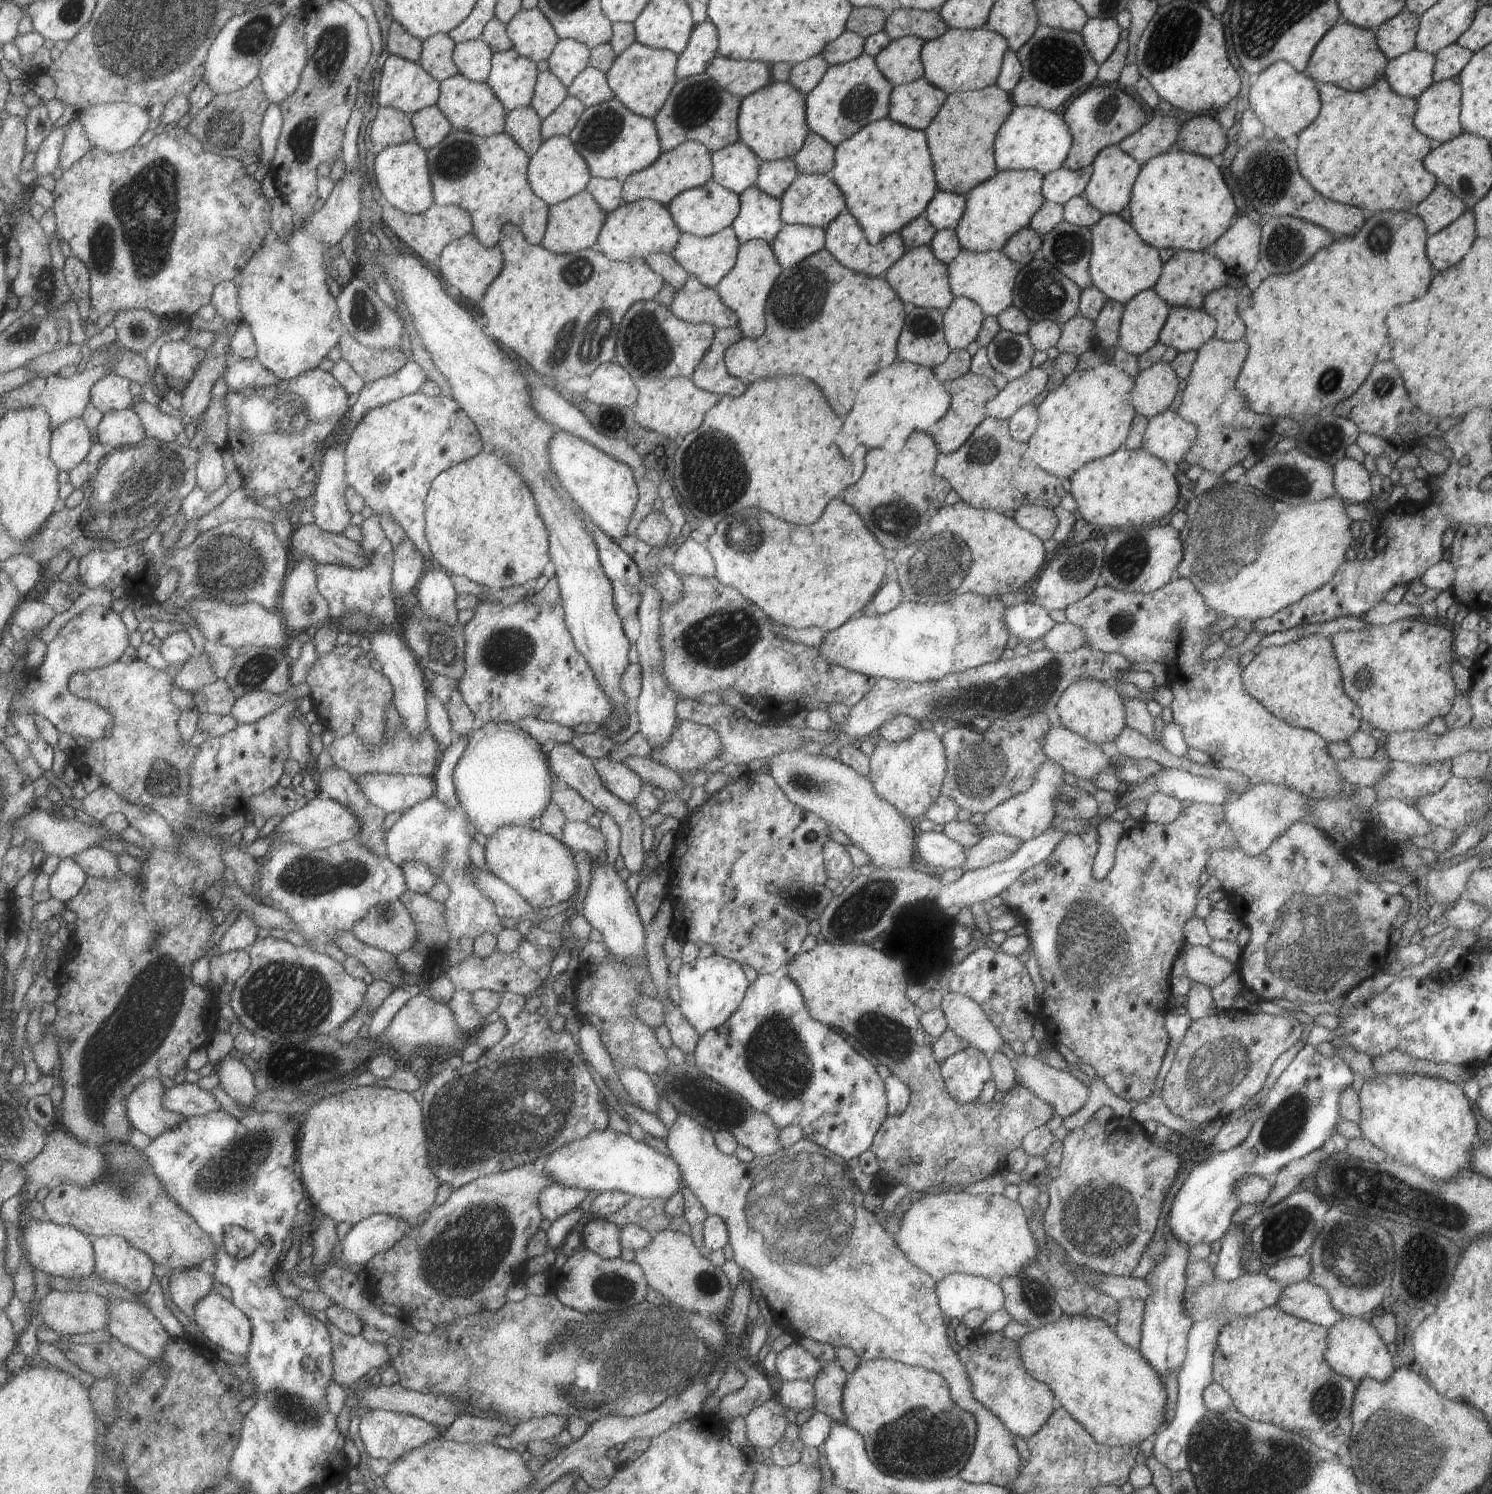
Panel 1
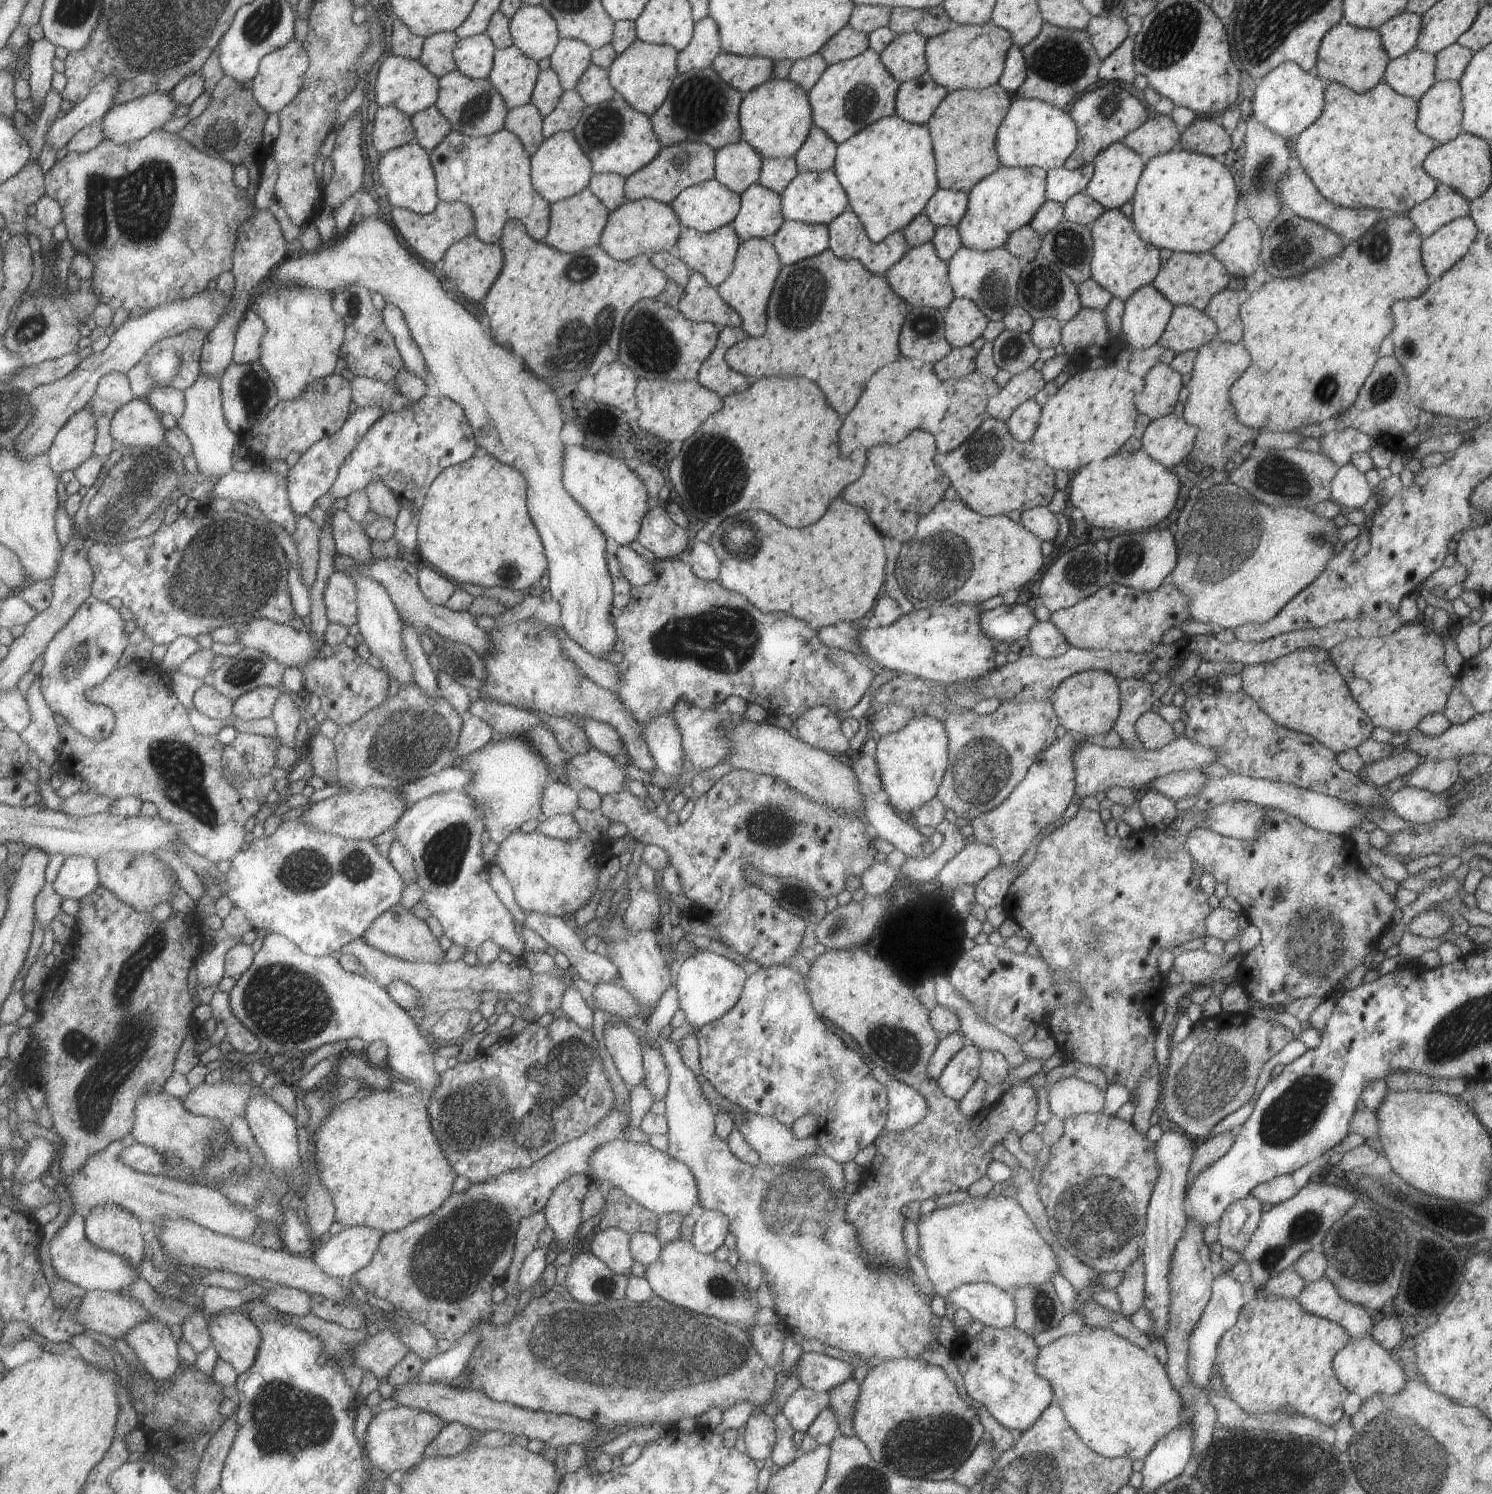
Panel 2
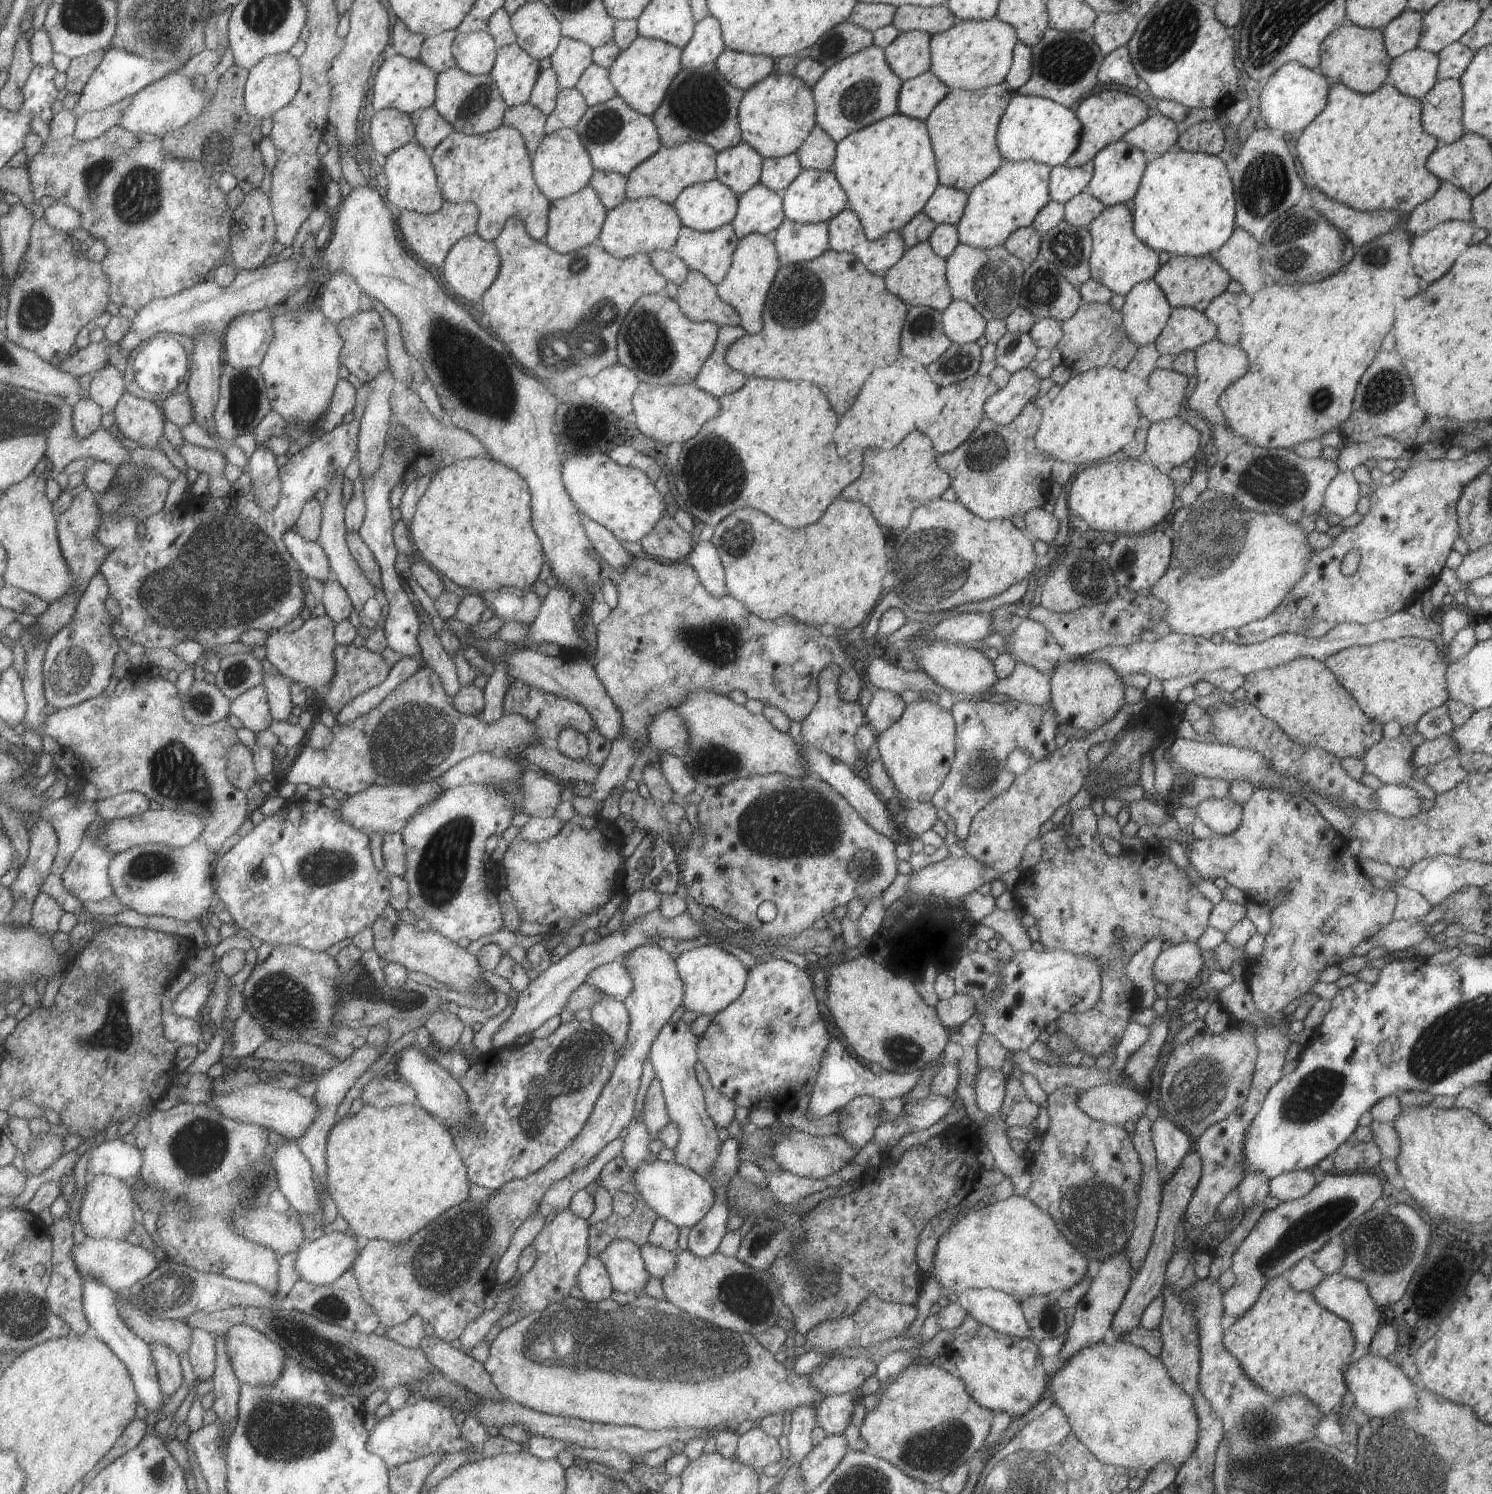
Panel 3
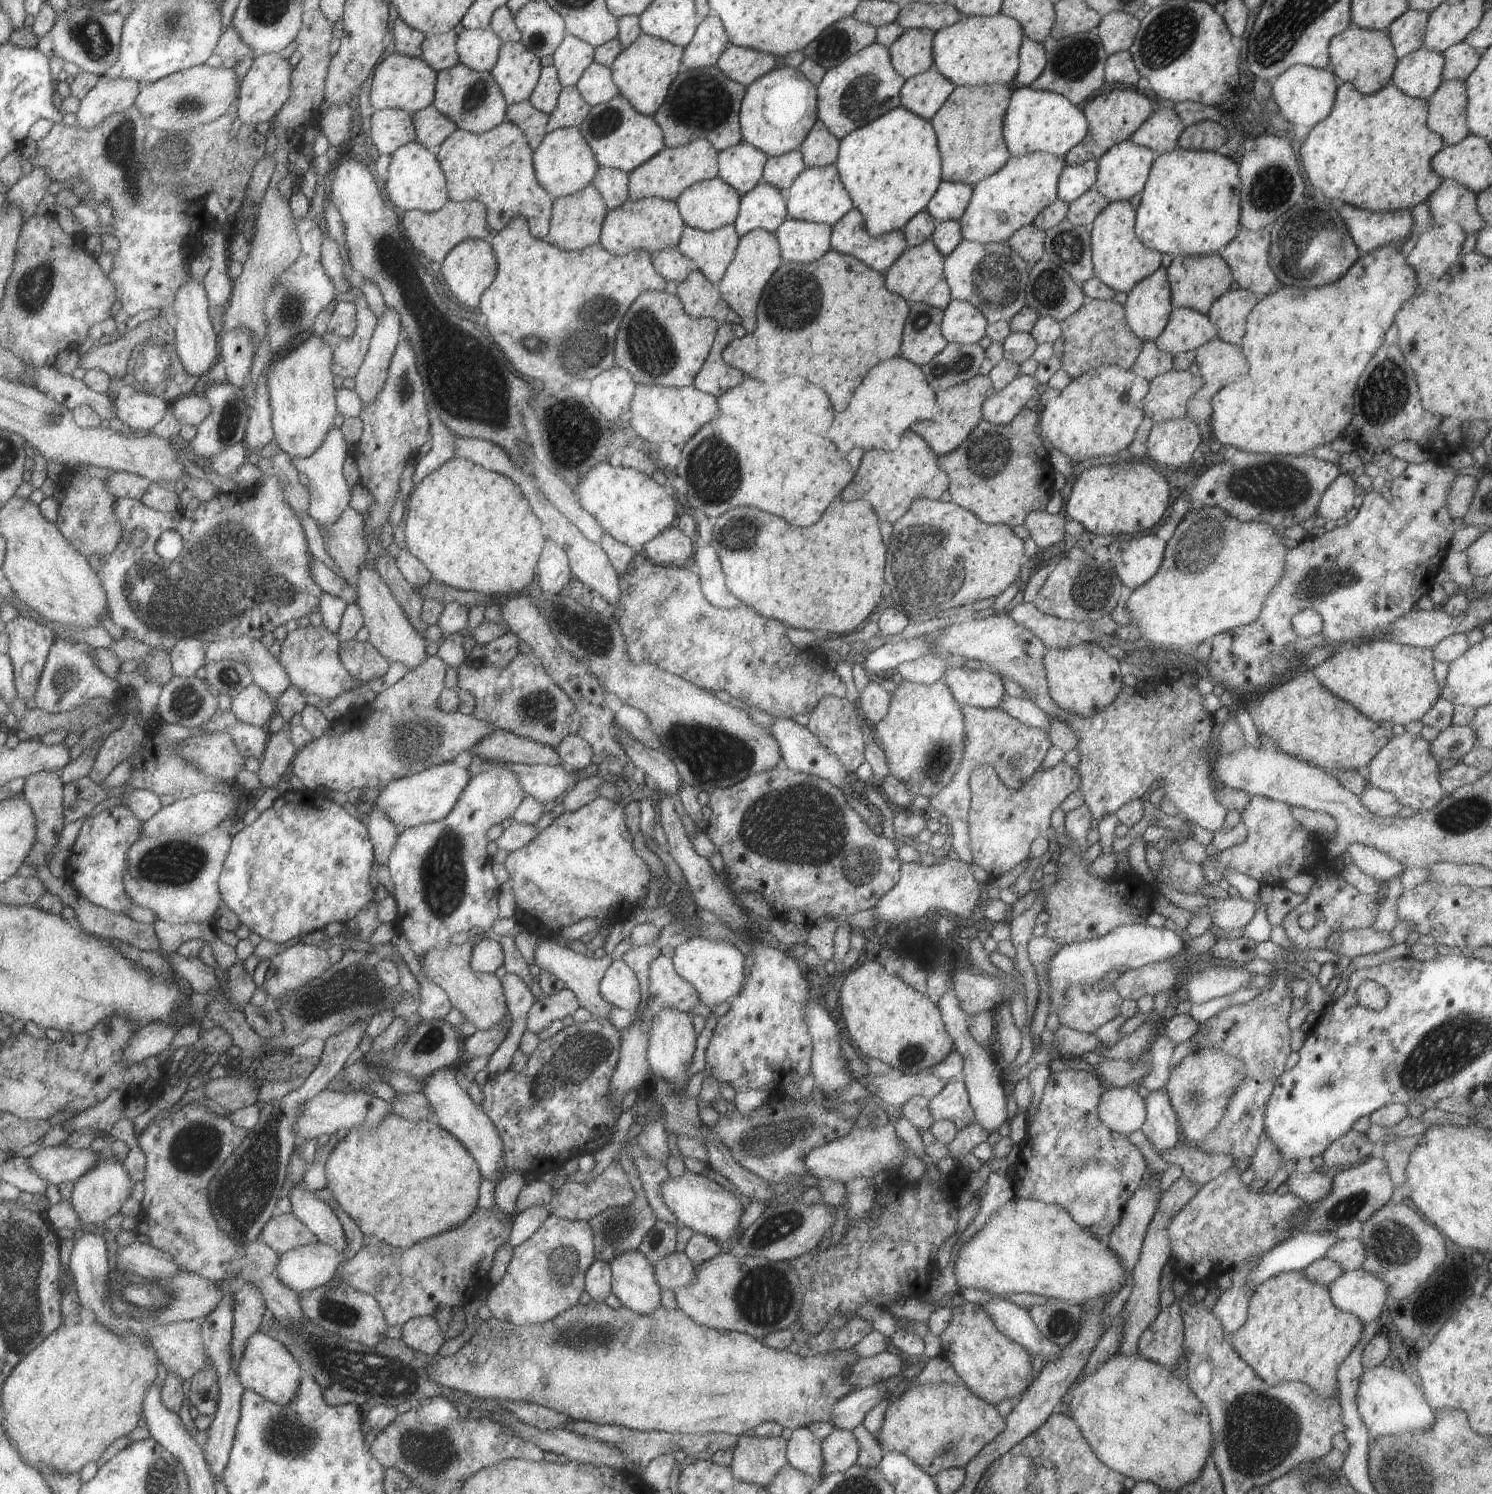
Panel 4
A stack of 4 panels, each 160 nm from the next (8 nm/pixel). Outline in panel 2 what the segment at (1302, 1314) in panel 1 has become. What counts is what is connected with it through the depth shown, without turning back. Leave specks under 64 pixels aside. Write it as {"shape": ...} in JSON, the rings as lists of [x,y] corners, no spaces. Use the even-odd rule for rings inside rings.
{"shape":[[[1325,1276],[1306,1283],[1295,1299],[1305,1312],[1339,1324],[1351,1340],[1369,1336],[1372,1332],[1373,1322],[1365,1308],[1343,1300]]]}

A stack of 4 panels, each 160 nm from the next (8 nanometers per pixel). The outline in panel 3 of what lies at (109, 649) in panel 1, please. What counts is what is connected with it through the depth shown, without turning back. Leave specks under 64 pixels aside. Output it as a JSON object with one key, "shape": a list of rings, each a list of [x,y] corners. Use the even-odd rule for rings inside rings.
{"shape":[[[99,570],[79,600],[74,620],[61,628],[49,643],[44,664],[44,686],[48,705],[57,711],[103,695],[111,682],[113,658],[120,648],[111,634],[115,620],[105,606],[109,594],[107,578]]]}

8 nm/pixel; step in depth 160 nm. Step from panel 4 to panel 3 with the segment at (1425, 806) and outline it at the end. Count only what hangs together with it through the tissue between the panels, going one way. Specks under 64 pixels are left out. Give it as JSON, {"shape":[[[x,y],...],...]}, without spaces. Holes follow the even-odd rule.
{"shape":[[[1399,734],[1391,740],[1382,739],[1360,759],[1364,765],[1364,772],[1375,776],[1385,785],[1405,786],[1417,792],[1423,799],[1435,800],[1436,793],[1423,782],[1413,780],[1412,775],[1417,766],[1411,764],[1413,748],[1409,736]]]}

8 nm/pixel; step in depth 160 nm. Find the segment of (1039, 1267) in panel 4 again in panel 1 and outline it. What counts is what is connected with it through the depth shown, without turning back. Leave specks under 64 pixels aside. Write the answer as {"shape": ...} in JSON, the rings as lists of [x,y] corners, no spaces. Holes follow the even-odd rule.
{"shape":[[[928,1191],[923,1198],[912,1201],[911,1206],[901,1214],[901,1225],[893,1236],[903,1256],[931,1276],[935,1283],[947,1274],[967,1274],[999,1282],[1005,1276],[1013,1276],[1025,1266],[1037,1262],[1038,1244],[1025,1219],[1023,1208],[1017,1200],[1009,1200],[1003,1195]]]}

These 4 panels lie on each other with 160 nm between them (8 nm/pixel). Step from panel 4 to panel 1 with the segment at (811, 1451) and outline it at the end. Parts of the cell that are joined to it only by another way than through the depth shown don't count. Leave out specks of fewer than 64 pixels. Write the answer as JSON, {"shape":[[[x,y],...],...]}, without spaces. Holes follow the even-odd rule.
{"shape":[[[783,1381],[777,1394],[777,1400],[785,1409],[795,1413],[814,1408],[815,1392],[812,1381]]]}

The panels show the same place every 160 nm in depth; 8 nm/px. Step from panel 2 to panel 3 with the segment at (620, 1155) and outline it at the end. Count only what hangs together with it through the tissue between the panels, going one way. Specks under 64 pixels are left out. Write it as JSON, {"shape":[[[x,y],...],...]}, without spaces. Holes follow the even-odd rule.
{"shape":[[[658,1159],[643,1162],[639,1170],[632,1170],[631,1180],[639,1190],[643,1202],[657,1214],[657,1217],[669,1220],[678,1229],[693,1227],[715,1206],[715,1192],[709,1182],[678,1163],[669,1164]]]}

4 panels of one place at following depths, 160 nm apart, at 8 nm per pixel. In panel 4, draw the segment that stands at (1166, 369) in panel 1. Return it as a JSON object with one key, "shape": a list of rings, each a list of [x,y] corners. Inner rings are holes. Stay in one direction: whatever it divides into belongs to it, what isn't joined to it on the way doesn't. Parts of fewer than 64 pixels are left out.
{"shape":[[[1170,371],[1155,376],[1149,383],[1149,392],[1141,399],[1145,416],[1154,423],[1186,416],[1185,404],[1201,388],[1203,379],[1188,371]]]}

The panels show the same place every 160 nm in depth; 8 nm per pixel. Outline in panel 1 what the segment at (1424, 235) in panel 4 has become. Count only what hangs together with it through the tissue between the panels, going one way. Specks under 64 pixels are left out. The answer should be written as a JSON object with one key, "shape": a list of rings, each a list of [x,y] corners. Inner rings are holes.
{"shape":[[[1470,209],[1439,232],[1429,235],[1425,252],[1433,272],[1441,272],[1457,264],[1469,251],[1474,238],[1474,216]]]}

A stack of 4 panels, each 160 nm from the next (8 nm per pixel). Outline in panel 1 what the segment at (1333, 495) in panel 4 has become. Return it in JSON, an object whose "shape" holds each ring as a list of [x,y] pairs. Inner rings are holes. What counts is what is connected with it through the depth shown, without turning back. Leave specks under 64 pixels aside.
{"shape":[[[1343,457],[1332,465],[1334,489],[1347,503],[1367,503],[1372,498],[1370,474],[1360,462]]]}

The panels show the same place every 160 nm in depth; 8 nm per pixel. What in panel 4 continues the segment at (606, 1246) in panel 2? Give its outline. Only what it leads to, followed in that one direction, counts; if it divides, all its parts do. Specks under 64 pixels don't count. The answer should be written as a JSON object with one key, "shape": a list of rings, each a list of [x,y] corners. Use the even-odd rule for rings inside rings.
{"shape":[[[637,1249],[618,1254],[608,1262],[611,1273],[611,1293],[613,1293],[623,1307],[633,1312],[648,1315],[653,1312],[659,1304],[660,1288],[655,1280],[652,1264]]]}

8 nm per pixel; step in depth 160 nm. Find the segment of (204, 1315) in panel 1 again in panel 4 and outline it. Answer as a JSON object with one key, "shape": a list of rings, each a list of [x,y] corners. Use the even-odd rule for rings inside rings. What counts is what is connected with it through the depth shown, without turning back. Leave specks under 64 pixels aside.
{"shape":[[[257,1329],[245,1341],[245,1346],[236,1368],[237,1378],[244,1389],[252,1390],[265,1400],[278,1405],[286,1405],[297,1392],[299,1377],[303,1374],[300,1363],[294,1356],[269,1334]]]}

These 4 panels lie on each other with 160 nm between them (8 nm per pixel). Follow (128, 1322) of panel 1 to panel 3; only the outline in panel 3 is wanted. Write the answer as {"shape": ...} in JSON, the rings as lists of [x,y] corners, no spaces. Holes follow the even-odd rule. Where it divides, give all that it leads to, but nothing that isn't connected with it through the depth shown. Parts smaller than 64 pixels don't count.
{"shape":[[[151,1344],[150,1352],[155,1362],[162,1396],[165,1396],[165,1398],[167,1396],[171,1397],[171,1395],[174,1396],[182,1384],[182,1370],[177,1354],[165,1344]]]}

